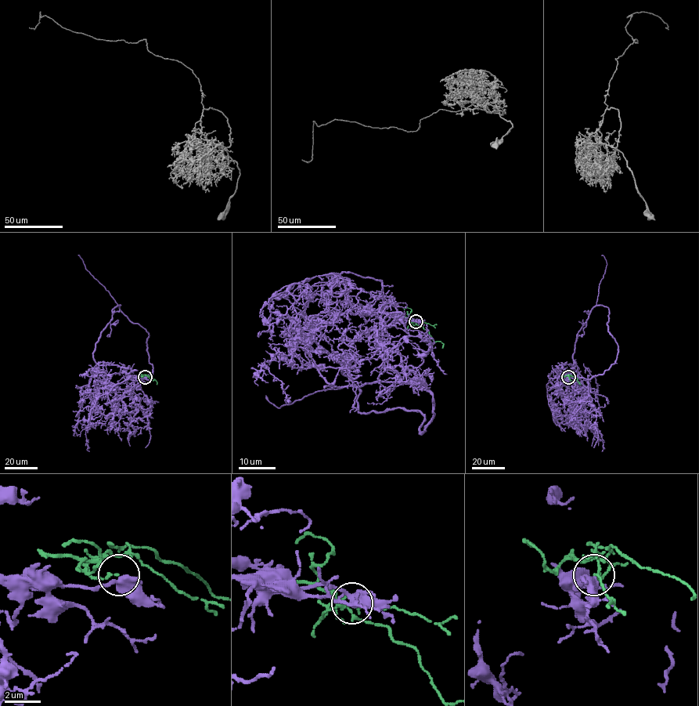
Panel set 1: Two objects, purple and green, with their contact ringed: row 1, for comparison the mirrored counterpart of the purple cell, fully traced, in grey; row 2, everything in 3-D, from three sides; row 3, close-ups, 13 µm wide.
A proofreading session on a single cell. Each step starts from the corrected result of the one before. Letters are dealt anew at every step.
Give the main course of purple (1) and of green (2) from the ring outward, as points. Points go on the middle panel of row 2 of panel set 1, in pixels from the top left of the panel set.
1: (415, 321), (377, 316), (365, 307), (299, 331), (354, 385), (280, 407), (265, 396)
2: (415, 321), (408, 324), (412, 321), (422, 326), (434, 342), (440, 342), (444, 345), (441, 348)

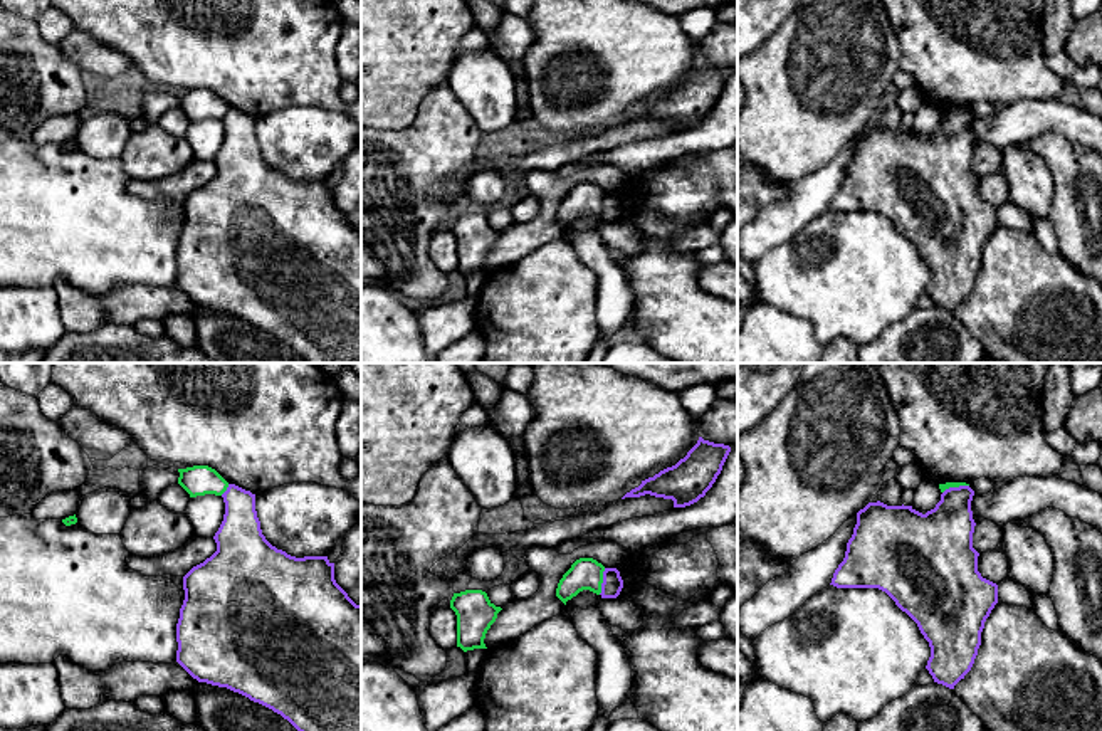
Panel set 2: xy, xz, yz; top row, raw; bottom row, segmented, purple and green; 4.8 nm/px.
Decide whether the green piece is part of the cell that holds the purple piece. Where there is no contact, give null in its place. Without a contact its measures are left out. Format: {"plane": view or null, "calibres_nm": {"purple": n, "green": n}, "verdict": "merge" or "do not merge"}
{"plane": "xz", "calibres_nm": {"purple": 100, "green": 160}, "verdict": "do not merge"}

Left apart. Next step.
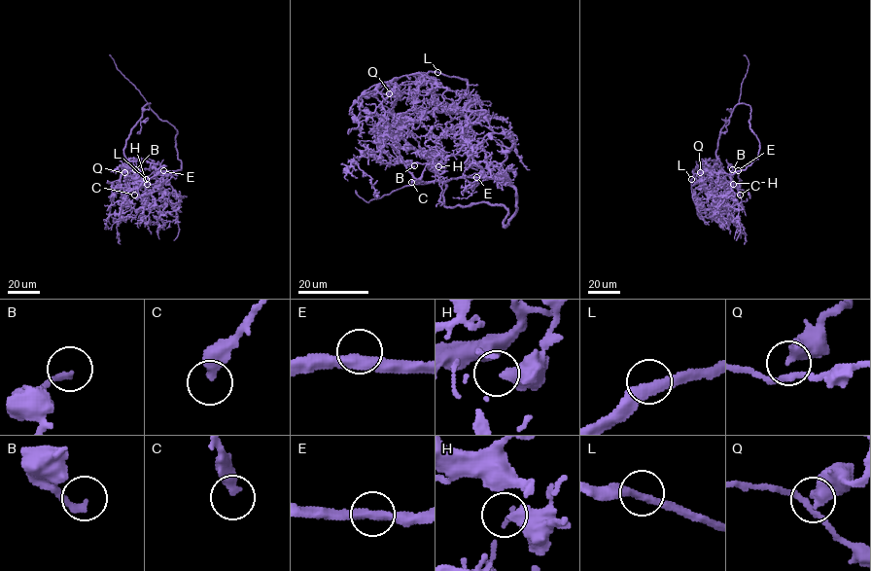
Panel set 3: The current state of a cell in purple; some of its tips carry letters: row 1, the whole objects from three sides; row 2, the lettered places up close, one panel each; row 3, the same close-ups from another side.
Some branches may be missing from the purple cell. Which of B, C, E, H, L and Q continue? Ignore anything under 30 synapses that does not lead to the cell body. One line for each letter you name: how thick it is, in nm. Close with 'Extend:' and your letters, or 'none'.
C: 400 nm thick
Extend: C

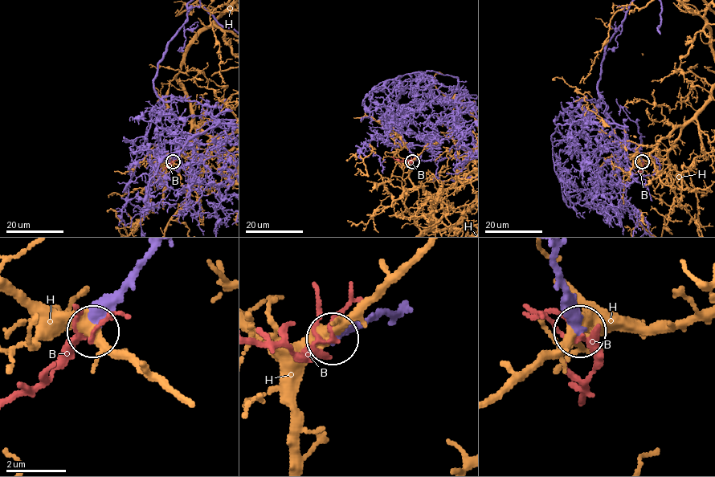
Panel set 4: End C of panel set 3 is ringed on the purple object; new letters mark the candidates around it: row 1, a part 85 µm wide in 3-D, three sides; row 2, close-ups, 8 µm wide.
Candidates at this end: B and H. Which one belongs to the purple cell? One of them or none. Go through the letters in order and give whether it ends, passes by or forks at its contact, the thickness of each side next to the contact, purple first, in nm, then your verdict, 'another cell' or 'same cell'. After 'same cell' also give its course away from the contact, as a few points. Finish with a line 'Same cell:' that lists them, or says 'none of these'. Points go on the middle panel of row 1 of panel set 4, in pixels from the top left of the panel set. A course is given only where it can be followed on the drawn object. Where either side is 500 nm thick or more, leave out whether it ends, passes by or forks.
B: it forks; calibres 440 and 110 nm; another cell
H: calibres 550 and 380 nm; another cell
Same cell: none of these

